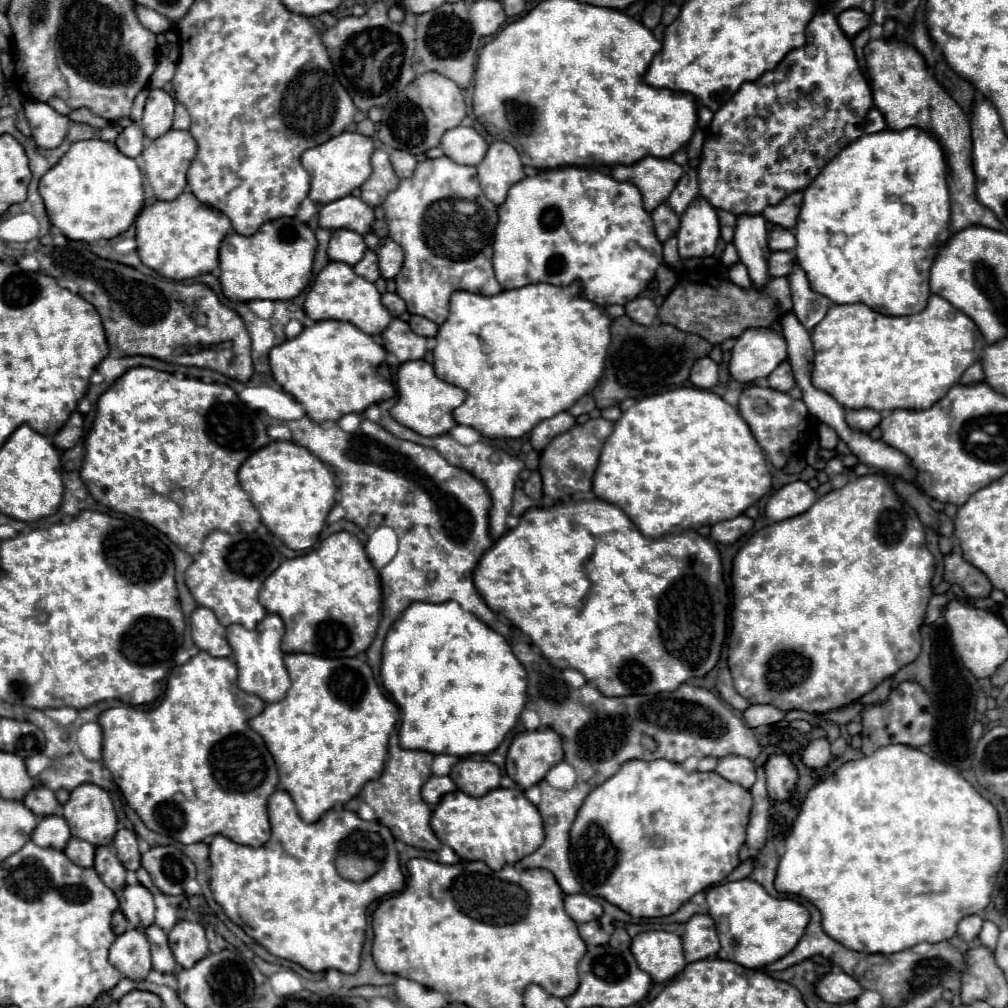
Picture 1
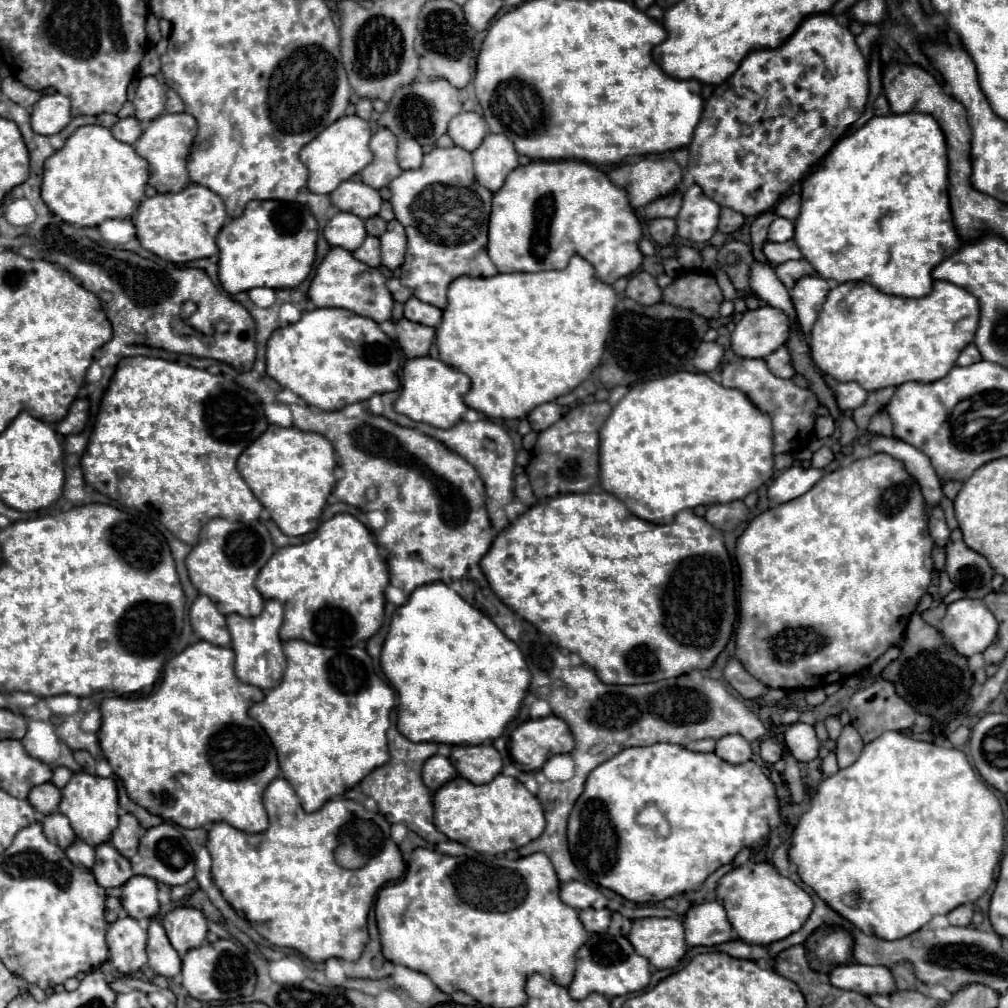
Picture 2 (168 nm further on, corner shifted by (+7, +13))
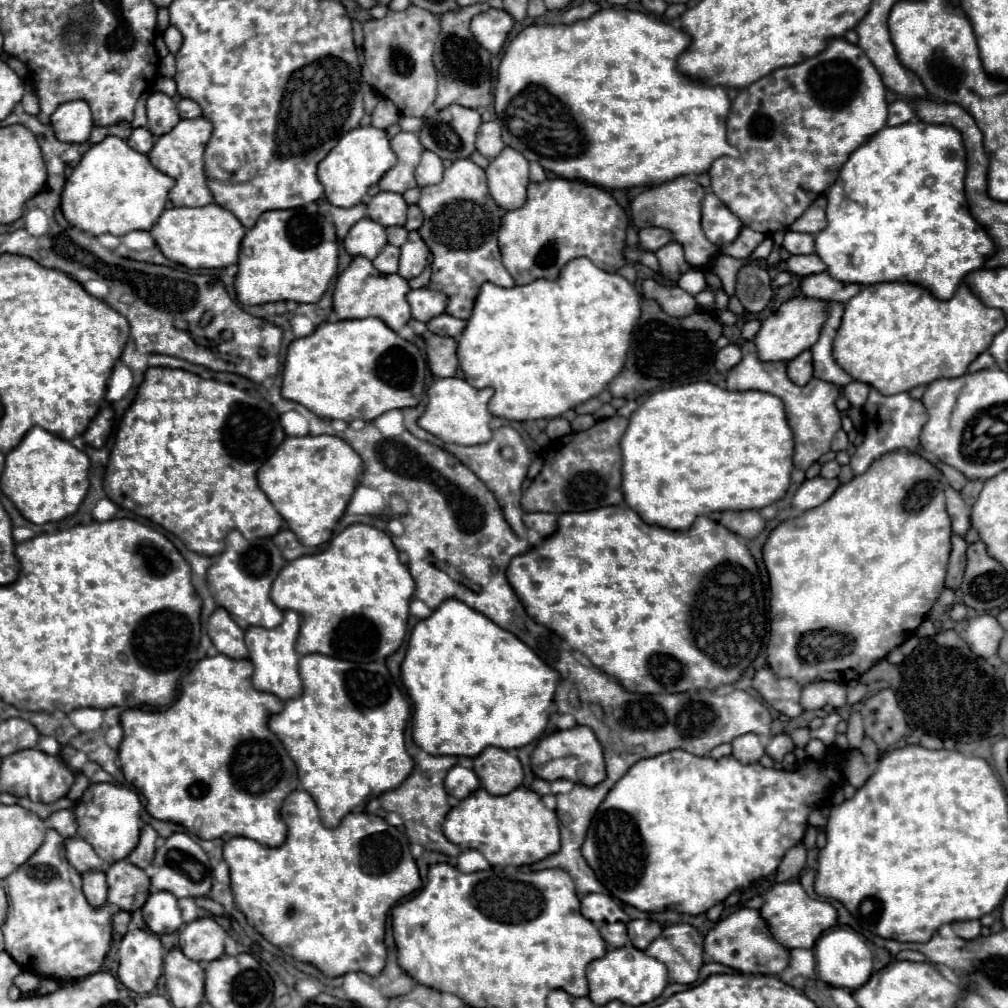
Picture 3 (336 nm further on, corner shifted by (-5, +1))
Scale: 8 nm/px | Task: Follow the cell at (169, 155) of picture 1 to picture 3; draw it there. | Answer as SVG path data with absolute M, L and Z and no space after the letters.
M200 116L194 120L180 120L168 134L156 138L156 144L150 150L148 158L160 172L176 180L176 186L168 192L174 206L206 206L212 202L212 194L206 186L204 160L202 160L204 146L210 140L210 134L212 134L212 124Z

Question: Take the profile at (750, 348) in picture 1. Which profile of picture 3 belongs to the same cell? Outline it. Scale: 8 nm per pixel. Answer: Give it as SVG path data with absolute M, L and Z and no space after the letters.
M802 294L794 296L792 300L782 304L776 314L768 316L762 322L762 326L754 338L758 358L762 362L788 362L788 360L796 358L800 352L804 352L812 344L816 344L824 318L826 318L826 302L824 300L804 298Z

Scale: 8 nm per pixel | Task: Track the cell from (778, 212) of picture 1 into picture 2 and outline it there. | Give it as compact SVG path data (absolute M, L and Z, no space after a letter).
M790 194L784 200L780 200L780 204L776 206L776 214L788 220L796 220L800 214L800 202L802 202L800 194Z

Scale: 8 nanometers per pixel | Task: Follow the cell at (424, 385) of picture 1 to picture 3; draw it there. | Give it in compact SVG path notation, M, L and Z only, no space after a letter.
M436 378L428 388L428 404L418 418L418 426L426 432L438 436L444 442L454 442L462 446L474 446L480 442L488 442L492 436L490 420L492 414L488 412L488 400L492 398L492 388L476 390L464 378Z

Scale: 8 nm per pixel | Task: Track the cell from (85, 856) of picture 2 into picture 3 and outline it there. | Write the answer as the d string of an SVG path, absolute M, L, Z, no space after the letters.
M90 870L82 874L84 894L92 906L102 906L106 902L106 874L102 870Z

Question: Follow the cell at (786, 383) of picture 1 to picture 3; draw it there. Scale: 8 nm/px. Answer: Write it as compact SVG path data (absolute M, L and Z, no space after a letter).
M810 350L798 354L794 360L788 362L788 378L792 382L796 382L798 386L808 384L810 378L812 378L812 372L814 370L812 370L812 354L810 354Z

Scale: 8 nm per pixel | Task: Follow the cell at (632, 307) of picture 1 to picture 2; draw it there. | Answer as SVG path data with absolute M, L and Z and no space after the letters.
M644 270L636 272L628 280L624 294L628 298L644 304L644 306L652 306L652 304L658 304L662 300L662 288L656 284L656 278Z

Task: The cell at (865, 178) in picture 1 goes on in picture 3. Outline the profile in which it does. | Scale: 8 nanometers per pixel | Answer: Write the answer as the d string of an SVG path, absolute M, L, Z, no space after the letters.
M912 120L876 132L866 144L852 152L826 196L828 224L816 236L816 254L826 264L826 272L844 284L870 286L880 282L910 282L924 286L934 298L952 298L964 276L980 270L994 254L994 242L968 214L964 172L962 138L952 126L932 126Z

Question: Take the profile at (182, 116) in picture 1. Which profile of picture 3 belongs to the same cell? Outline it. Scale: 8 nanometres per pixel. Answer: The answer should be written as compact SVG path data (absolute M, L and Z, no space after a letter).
M182 98L178 102L178 114L180 114L180 118L200 118L202 110L200 110L200 106L196 102Z

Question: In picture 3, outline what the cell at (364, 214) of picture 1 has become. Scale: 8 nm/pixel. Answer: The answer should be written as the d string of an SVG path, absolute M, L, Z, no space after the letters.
M378 192L370 200L366 200L366 216L382 226L404 226L406 202L402 194Z

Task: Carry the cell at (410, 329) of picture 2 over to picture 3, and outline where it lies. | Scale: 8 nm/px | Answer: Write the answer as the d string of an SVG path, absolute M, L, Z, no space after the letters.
M426 334L426 356L428 356L428 366L436 378L446 378L452 376L458 368L456 360L456 340L454 338L444 338L436 334Z

